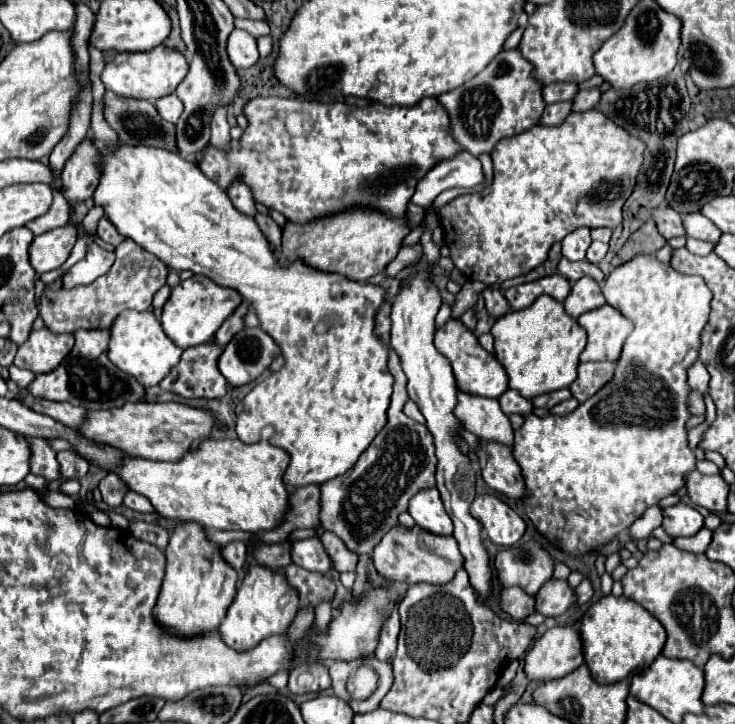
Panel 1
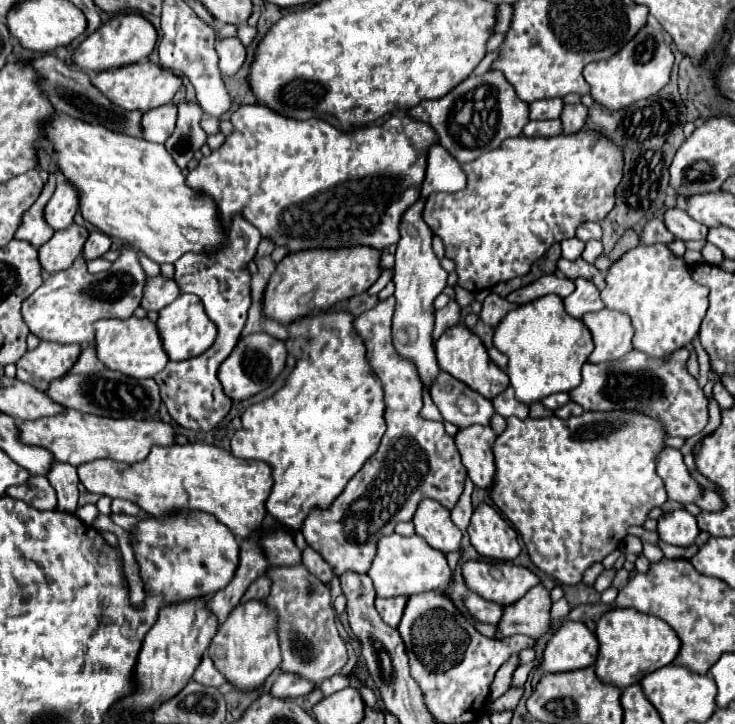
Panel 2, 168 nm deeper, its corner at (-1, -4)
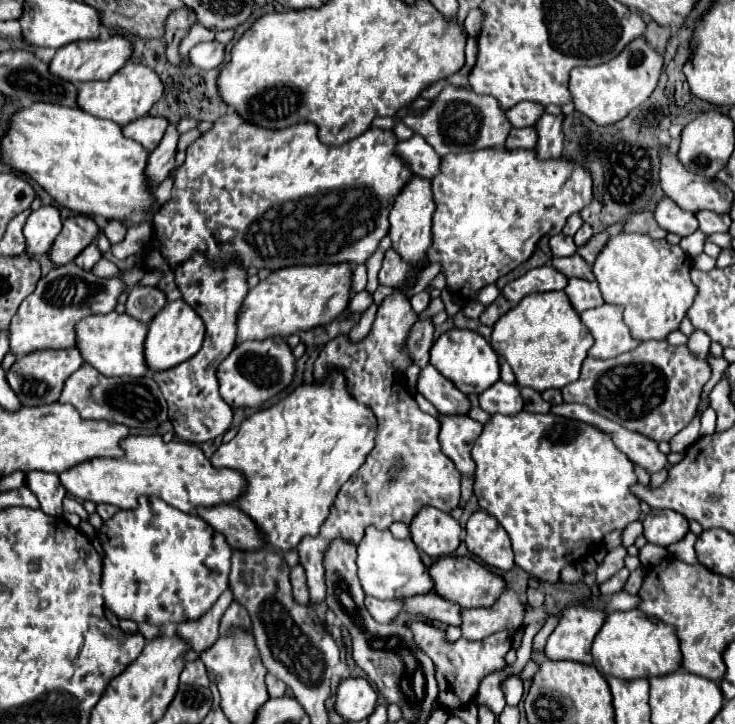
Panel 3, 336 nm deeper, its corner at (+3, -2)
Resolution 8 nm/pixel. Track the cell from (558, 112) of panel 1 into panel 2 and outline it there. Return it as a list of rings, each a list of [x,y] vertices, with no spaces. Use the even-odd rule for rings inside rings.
[[[542,120],[542,122],[528,122],[524,126],[524,136],[542,136],[542,138],[550,138],[550,136],[558,136],[562,132],[562,124],[560,120]]]

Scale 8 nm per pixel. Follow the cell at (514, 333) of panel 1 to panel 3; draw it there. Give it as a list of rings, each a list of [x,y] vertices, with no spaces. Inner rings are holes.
[[[546,292],[528,294],[520,304],[500,316],[492,326],[490,344],[494,352],[512,366],[520,388],[528,386],[536,392],[544,392],[578,380],[582,360],[592,348],[594,338],[582,324],[580,316],[570,308],[566,292]]]

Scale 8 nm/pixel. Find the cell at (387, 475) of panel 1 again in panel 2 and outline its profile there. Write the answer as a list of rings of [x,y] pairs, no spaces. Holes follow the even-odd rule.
[[[390,296],[354,320],[356,332],[366,346],[368,362],[384,388],[384,418],[388,430],[378,452],[362,466],[352,482],[348,482],[344,494],[340,494],[328,510],[314,510],[302,528],[308,546],[322,554],[332,566],[334,576],[340,576],[344,570],[364,574],[374,558],[378,540],[392,534],[398,522],[412,520],[420,500],[432,498],[452,510],[464,490],[466,472],[454,438],[446,434],[442,422],[420,416],[422,382],[416,364],[402,358],[392,344],[394,306],[396,300]]]

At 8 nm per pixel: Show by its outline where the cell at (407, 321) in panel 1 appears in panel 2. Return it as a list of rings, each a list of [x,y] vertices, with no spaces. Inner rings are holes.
[[[418,198],[404,214],[400,222],[400,240],[396,244],[396,264],[394,264],[394,278],[396,284],[396,314],[392,322],[392,338],[396,350],[404,358],[412,358],[418,366],[422,384],[430,386],[432,378],[440,372],[436,354],[434,354],[434,342],[432,342],[432,320],[434,320],[434,298],[444,290],[448,272],[440,266],[440,260],[436,258],[432,250],[432,230],[422,220],[424,210],[424,198]]]

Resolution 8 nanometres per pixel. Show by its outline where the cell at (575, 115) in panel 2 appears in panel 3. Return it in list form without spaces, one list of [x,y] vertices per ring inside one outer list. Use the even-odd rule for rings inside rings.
[[[544,114],[536,122],[536,130],[540,132],[536,150],[540,158],[558,158],[562,154],[562,148],[564,148],[562,124],[564,124],[564,114],[558,114],[558,116]]]

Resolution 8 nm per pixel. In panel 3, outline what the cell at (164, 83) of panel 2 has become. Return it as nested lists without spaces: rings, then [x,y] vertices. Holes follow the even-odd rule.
[[[128,62],[124,68],[120,68],[112,78],[108,80],[96,80],[96,82],[82,82],[78,86],[78,100],[80,108],[92,116],[108,118],[120,126],[144,116],[150,112],[150,108],[162,98],[164,94],[164,82],[156,72],[144,64]]]

